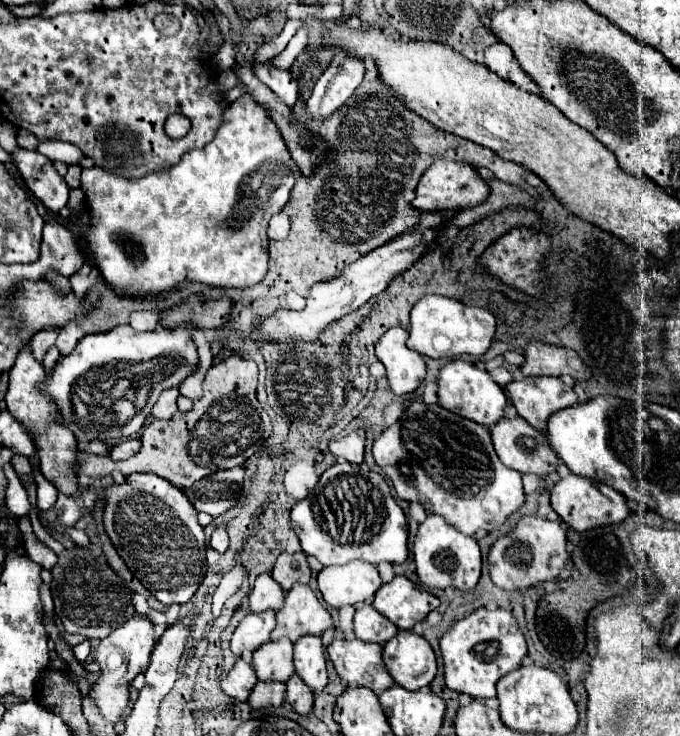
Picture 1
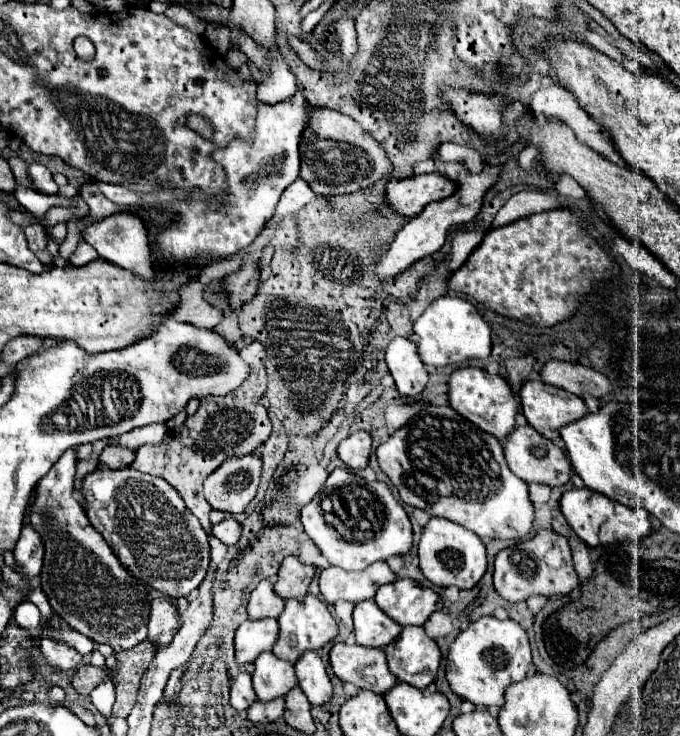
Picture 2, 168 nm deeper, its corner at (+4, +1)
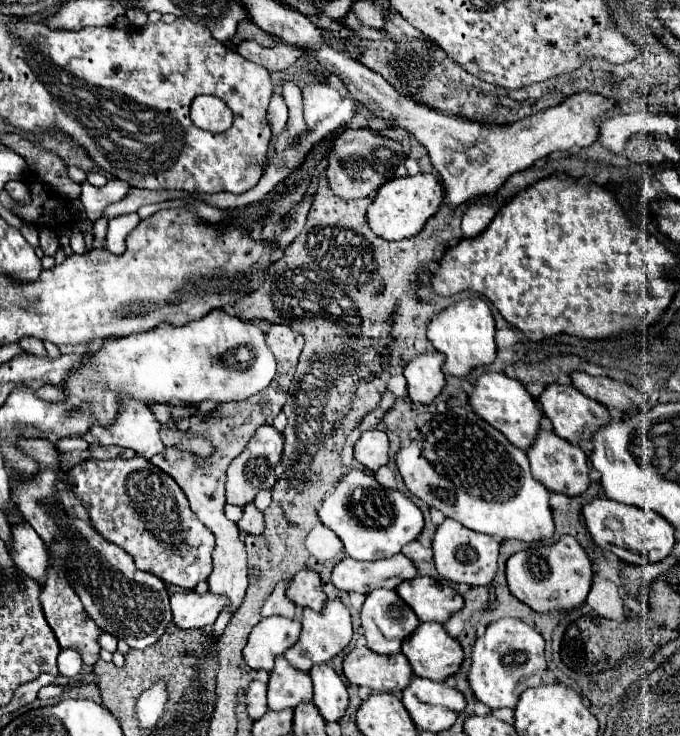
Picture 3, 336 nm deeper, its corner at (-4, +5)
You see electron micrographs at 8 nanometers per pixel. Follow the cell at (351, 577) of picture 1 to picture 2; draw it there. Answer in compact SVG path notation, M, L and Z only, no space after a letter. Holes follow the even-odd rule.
M374 562L360 572L348 572L338 566L330 566L320 574L320 594L328 604L334 604L336 600L358 604L366 598L374 598L382 584L394 580L396 574L386 562Z

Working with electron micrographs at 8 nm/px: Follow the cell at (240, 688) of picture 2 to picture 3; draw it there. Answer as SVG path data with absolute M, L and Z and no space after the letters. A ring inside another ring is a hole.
M252 680L248 690L246 690L246 700L248 700L248 704L246 704L248 716L252 720L258 720L268 710L268 706L266 706L266 684L260 680Z

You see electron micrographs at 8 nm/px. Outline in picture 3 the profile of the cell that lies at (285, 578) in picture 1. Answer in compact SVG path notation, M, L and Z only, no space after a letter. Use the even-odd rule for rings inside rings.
M304 568L302 572L298 572L292 582L286 588L286 596L298 604L298 606L308 606L312 610L322 610L322 602L326 600L326 594L322 592L322 584L320 584L320 576L316 570Z

